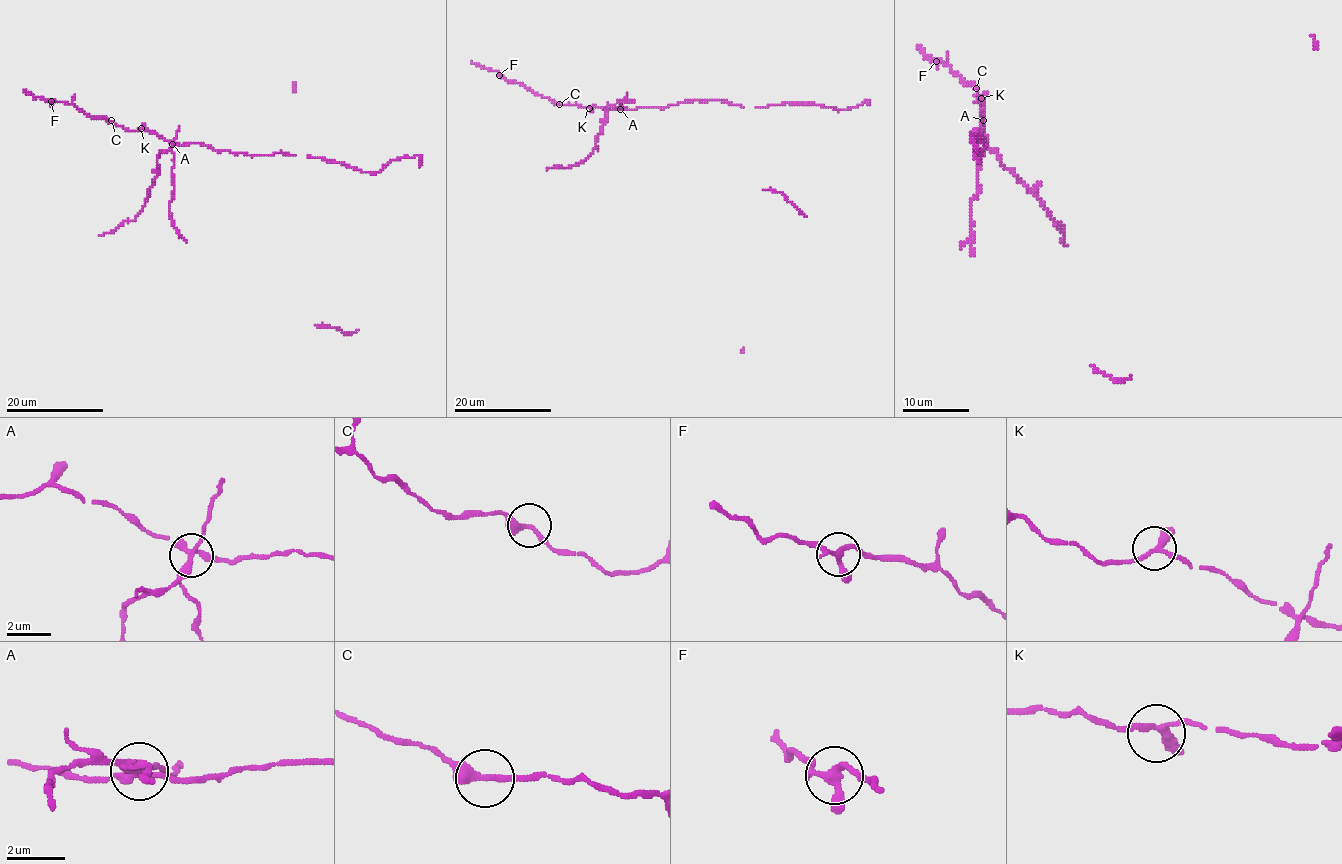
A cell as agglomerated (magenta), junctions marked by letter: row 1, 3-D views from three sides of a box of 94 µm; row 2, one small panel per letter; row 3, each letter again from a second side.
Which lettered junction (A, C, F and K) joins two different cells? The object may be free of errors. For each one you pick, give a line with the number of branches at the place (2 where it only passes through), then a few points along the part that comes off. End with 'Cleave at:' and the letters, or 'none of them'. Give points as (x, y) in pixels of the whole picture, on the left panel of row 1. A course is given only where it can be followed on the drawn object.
A: 4 branches meet; foreign part runs (172, 143), (158, 156), (158, 175), (148, 190), (141, 213), (133, 220), (121, 222), (110, 232), (98, 236)
Cleave at: A

